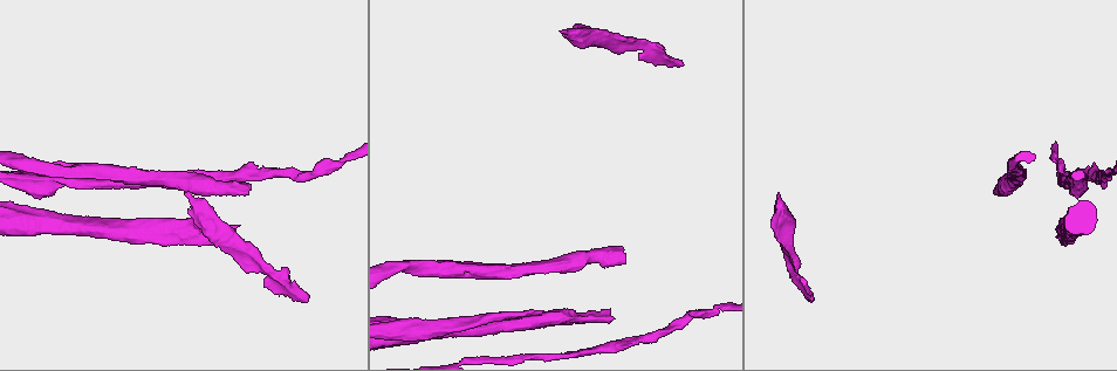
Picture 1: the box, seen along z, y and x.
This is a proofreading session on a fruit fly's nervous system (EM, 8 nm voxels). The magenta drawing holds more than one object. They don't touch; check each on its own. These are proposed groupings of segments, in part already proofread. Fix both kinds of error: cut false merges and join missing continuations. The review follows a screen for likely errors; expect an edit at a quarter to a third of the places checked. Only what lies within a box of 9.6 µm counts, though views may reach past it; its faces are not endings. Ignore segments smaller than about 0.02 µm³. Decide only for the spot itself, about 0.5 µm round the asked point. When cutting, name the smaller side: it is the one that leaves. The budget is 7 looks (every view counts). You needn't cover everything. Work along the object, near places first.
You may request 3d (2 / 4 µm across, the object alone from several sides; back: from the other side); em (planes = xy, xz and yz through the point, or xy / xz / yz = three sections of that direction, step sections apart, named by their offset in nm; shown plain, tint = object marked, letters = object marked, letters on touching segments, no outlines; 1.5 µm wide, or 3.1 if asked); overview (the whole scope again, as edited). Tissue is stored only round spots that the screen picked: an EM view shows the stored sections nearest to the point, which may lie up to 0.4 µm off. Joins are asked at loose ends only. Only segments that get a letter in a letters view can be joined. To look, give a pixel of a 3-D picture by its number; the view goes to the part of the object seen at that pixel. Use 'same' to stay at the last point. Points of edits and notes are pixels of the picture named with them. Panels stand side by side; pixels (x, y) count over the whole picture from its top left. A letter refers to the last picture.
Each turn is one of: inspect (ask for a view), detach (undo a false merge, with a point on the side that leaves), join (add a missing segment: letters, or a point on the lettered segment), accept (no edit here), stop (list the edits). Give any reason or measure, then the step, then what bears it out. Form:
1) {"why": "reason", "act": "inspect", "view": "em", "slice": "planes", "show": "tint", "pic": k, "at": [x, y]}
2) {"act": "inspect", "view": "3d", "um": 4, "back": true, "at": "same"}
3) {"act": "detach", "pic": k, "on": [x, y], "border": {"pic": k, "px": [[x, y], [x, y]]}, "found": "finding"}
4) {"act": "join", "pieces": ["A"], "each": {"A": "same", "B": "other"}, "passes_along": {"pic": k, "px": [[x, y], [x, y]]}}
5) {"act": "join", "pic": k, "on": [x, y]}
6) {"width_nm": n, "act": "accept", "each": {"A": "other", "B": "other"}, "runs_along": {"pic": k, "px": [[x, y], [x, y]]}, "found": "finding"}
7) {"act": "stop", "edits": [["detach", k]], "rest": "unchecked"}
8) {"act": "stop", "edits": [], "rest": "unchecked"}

{"why": "branch stops here", "act": "inspect", "view": "em", "slice": "planes", "show": "letters", "pic": 1, "at": [683, 63]}

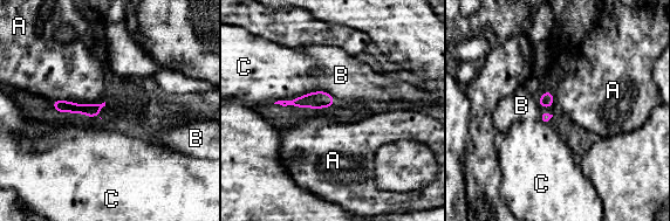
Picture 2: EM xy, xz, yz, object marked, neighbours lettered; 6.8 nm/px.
{"act": "accept", "each": {"A": "other", "B": "other", "C": "other"}, "found": "no lettered segment goes on from it"}

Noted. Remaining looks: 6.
{"why": "free end", "act": "inspect", "view": "3d", "um": 2, "pic": 1, "at": [188, 194]}

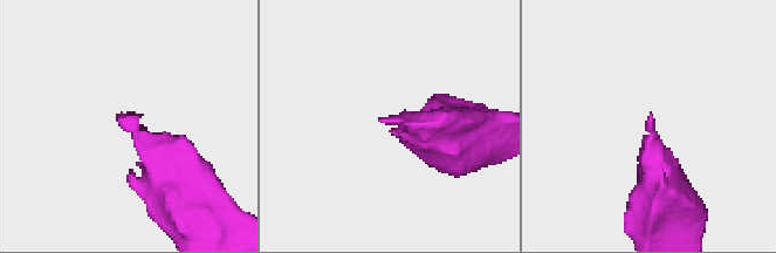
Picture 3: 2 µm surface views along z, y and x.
{"act": "inspect", "view": "em", "slice": "planes", "show": "letters", "pic": 3, "at": [650, 113]}

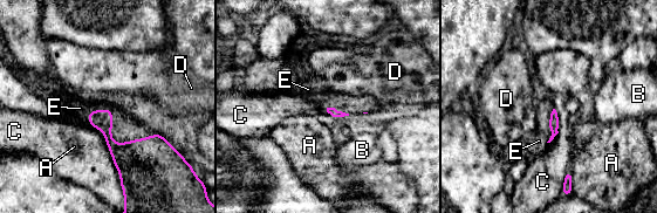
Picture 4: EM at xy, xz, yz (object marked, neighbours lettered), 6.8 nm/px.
{"longest_contact_nm": ["C", 480], "act": "join", "pieces": ["E"], "each": {"A": "other", "B": "other", "C": "other", "D": "other", "E": "same"}, "found": "it goes on there"}

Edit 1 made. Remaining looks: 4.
{"act": "inspect", "view": "overview"}

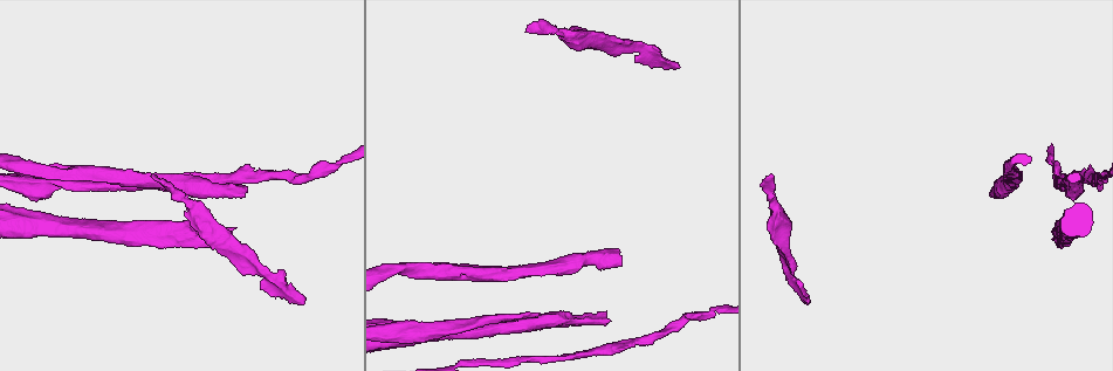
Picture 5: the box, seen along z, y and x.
{"act": "inspect", "view": "em", "slice": "xz", "step": 4, "show": "tint", "pic": 5, "at": [244, 192]}

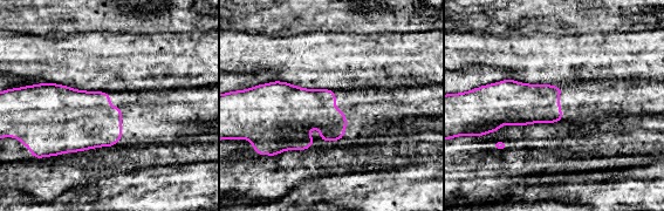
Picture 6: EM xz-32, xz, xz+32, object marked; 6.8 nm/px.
{"act": "inspect", "view": "em", "slice": "planes", "show": "letters", "at": "same"}

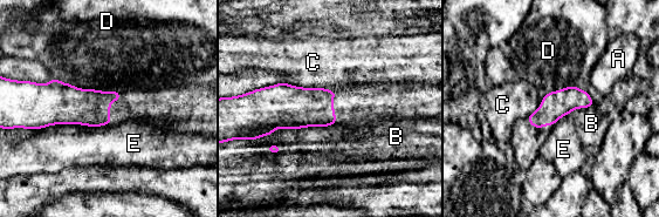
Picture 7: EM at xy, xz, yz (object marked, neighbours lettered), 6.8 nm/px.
{"width_nm": 180, "longest_contact_nm": ["E", 500], "act": "accept", "each": {"A": "other", "B": "other", "C": "other", "D": "other", "E": "other"}, "found": "no lettered segment goes on from it"}

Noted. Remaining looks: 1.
{"act": "stop", "edits": [["join", 4]], "rest": "unchecked"}

